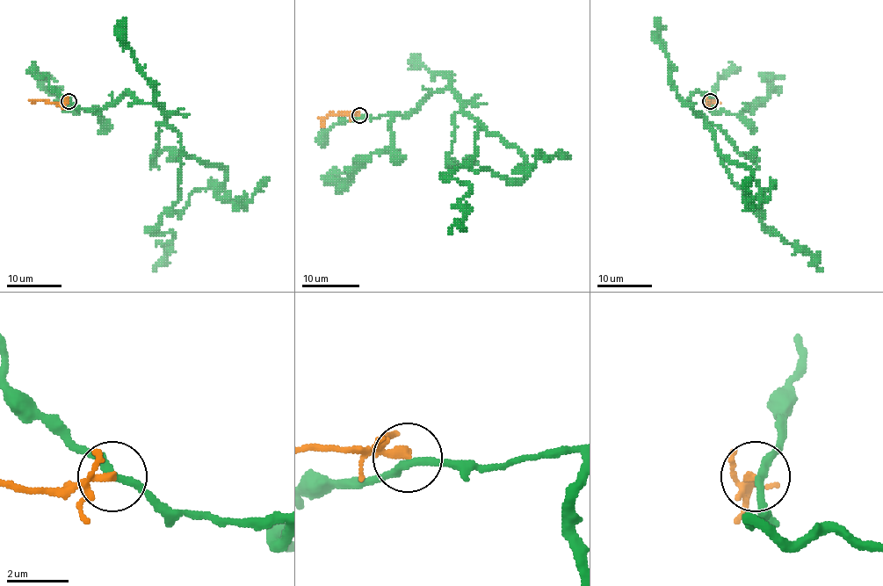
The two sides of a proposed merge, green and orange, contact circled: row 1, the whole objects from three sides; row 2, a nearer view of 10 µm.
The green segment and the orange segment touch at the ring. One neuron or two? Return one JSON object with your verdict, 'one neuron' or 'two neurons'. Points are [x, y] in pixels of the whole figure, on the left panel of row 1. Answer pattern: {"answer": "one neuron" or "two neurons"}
{"answer": "two neurons"}

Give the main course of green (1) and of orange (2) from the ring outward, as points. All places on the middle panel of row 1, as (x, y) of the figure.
1: (359, 116), (410, 114), (448, 88), (477, 120), (475, 155), (449, 177), (471, 188), (449, 235)
2: (359, 116), (330, 114), (322, 126)

